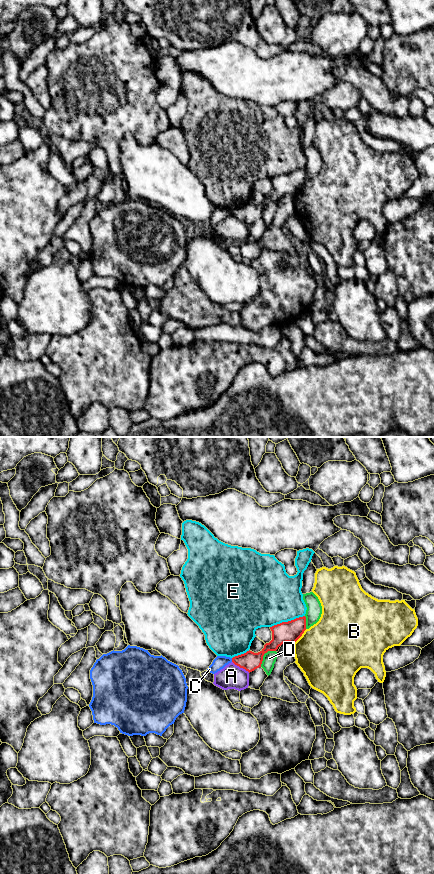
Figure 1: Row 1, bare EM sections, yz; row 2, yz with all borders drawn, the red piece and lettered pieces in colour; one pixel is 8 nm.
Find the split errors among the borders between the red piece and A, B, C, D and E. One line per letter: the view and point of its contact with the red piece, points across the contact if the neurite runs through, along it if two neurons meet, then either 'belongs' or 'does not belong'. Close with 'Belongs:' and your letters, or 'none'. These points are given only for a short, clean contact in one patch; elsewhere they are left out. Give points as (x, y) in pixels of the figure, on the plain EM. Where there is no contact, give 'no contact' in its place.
A: contact yz (241, 219); border yz (232, 213), (249, 224); does not belong
B: contact yz (301, 187); does not belong
C: contact yz (232, 212); border yz (231, 210), (232, 213); does not belong
D: contact yz (263, 207); does not belong
E: contact yz (288, 173); does not belong
Belongs: none

